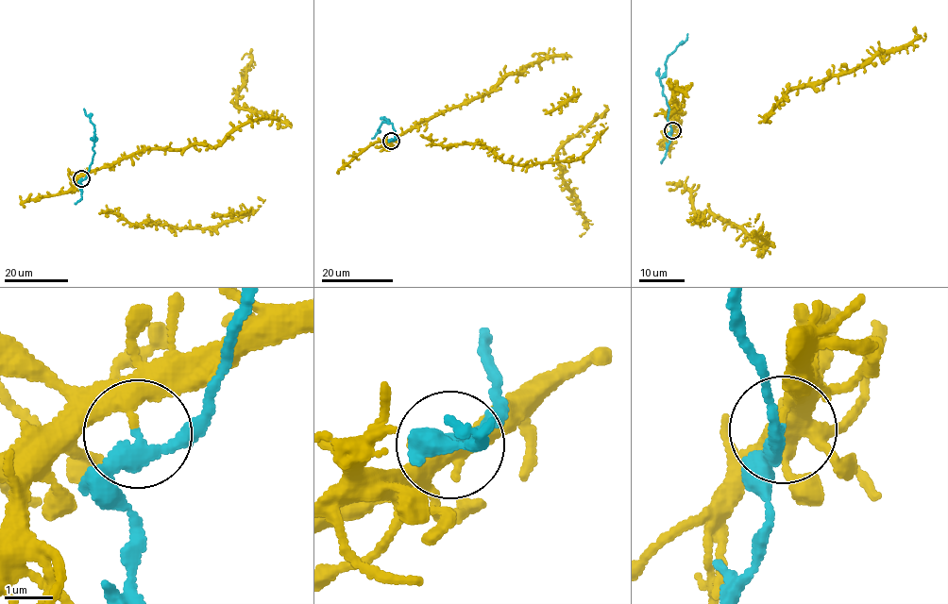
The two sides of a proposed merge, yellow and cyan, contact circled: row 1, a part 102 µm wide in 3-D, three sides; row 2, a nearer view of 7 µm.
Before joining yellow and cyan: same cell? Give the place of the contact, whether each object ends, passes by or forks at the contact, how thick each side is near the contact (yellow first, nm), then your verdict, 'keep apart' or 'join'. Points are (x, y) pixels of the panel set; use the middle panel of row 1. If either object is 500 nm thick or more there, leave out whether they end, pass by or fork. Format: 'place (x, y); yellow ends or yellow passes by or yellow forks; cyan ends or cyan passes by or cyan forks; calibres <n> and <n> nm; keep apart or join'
place (391, 141); yellow passes by; cyan passes by; calibres 280 and 280 nm; keep apart

